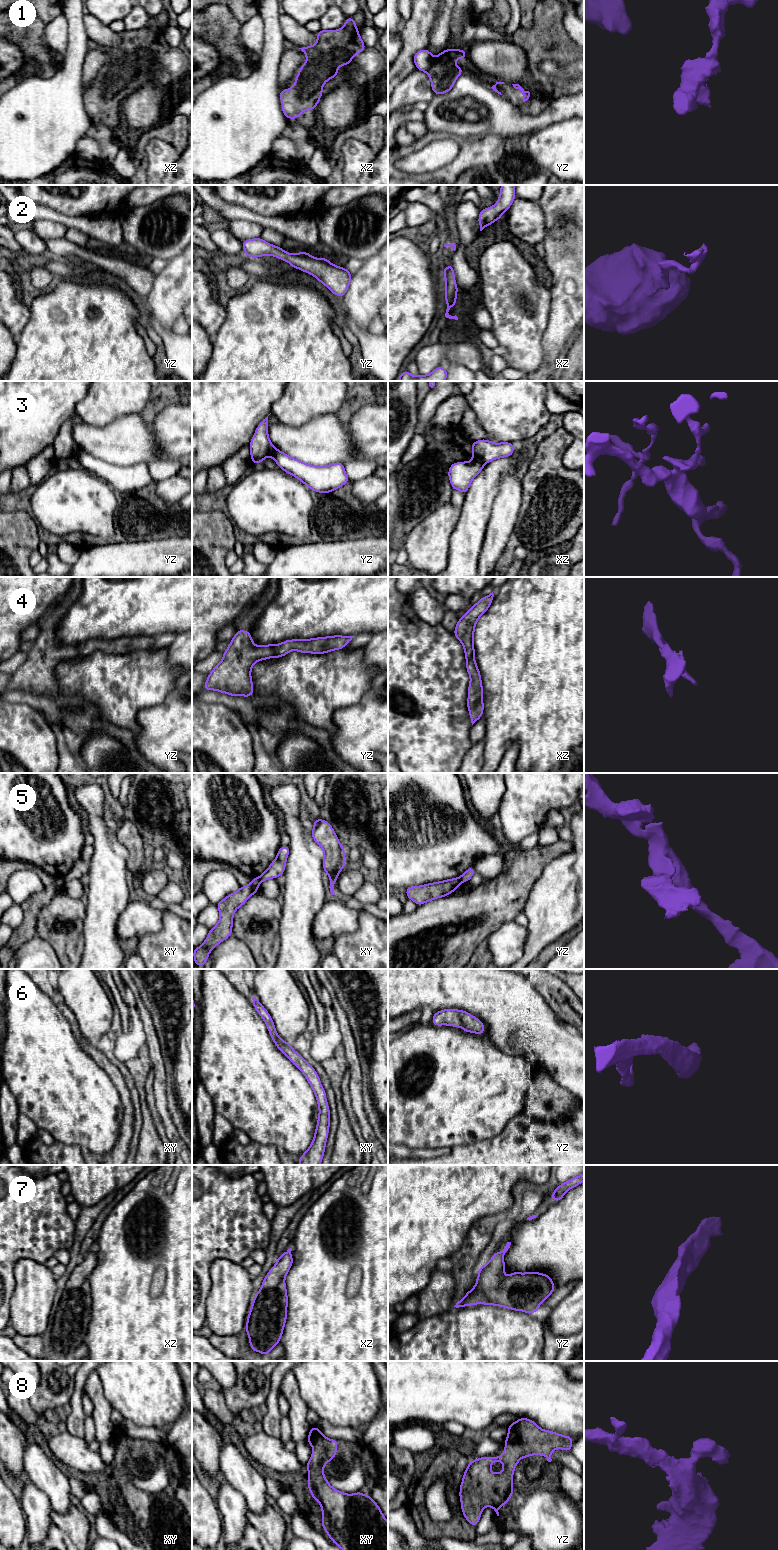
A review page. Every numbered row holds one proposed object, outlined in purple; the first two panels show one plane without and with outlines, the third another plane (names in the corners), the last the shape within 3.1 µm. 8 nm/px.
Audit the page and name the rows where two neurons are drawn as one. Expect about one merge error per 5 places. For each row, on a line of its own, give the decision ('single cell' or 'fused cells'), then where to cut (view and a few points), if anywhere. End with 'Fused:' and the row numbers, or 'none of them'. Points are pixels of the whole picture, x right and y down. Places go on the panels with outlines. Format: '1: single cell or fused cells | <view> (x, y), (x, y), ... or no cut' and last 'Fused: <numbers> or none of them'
1: fused cells | yz (434, 57), (431, 66), (426, 72)
2: single cell | no cut
3: fused cells | xz (473, 459), (483, 464)
4: single cell | no cut
5: fused cells | xy (257, 877), (261, 881)
6: single cell | no cut
7: single cell | no cut
8: single cell | no cut
Fused: 1, 3, 5

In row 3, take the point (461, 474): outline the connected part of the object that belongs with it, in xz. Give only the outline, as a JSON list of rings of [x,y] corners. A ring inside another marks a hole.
[[[474,460],[451,464],[448,471],[448,477],[452,488],[466,494],[471,482],[483,468],[483,463]]]

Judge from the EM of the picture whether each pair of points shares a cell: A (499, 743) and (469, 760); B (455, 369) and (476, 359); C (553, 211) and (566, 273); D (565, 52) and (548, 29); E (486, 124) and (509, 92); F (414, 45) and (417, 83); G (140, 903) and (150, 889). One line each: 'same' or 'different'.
A: different
B: different
C: same
D: same
E: different
F: different
G: different

